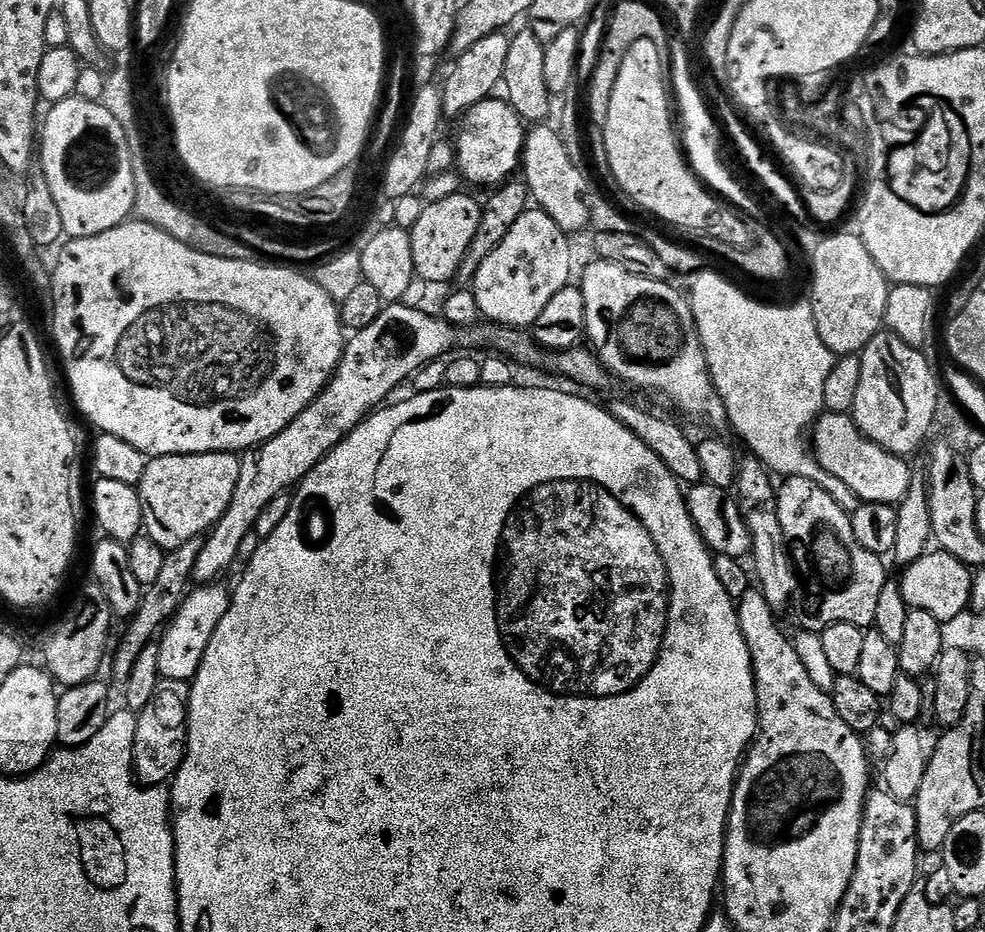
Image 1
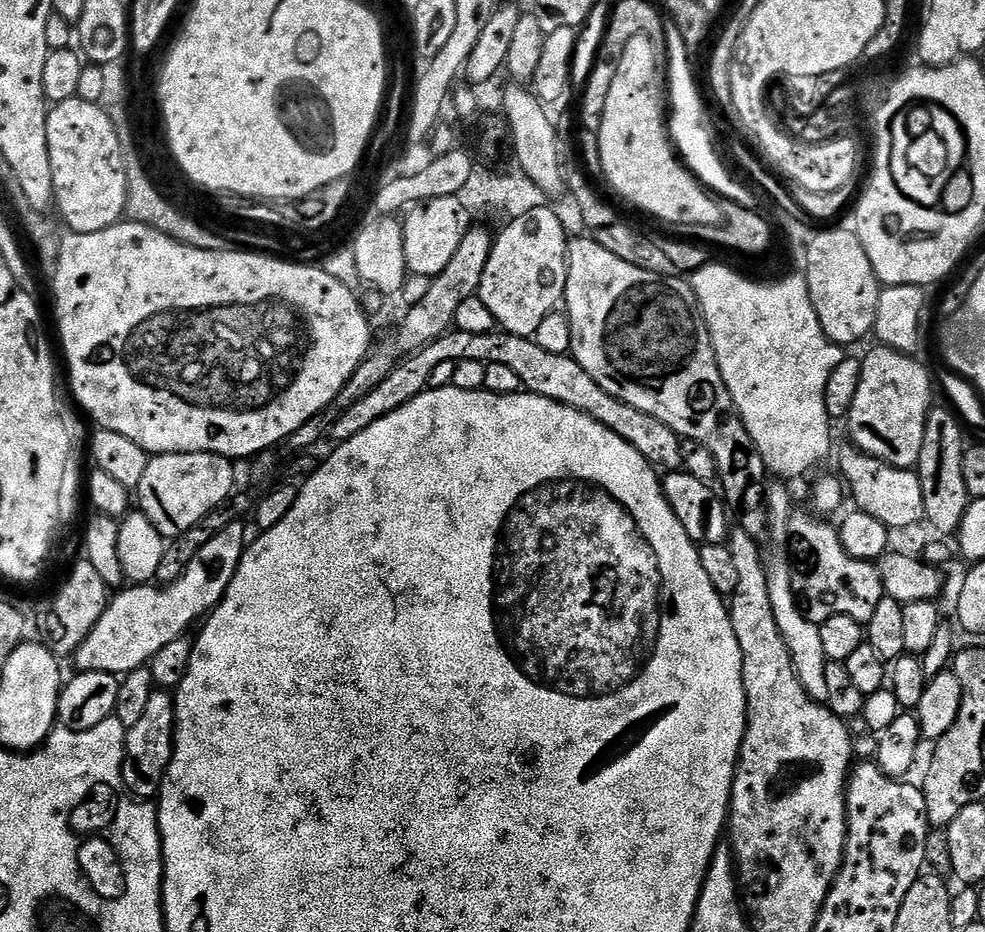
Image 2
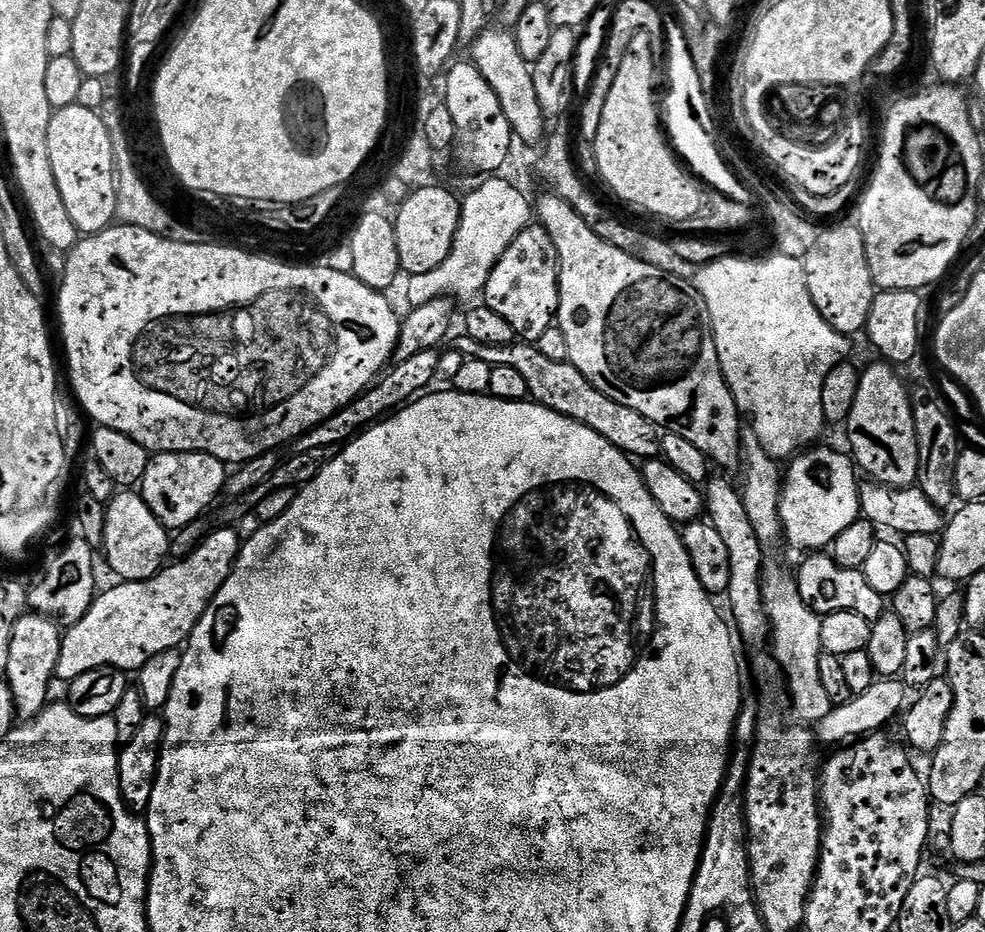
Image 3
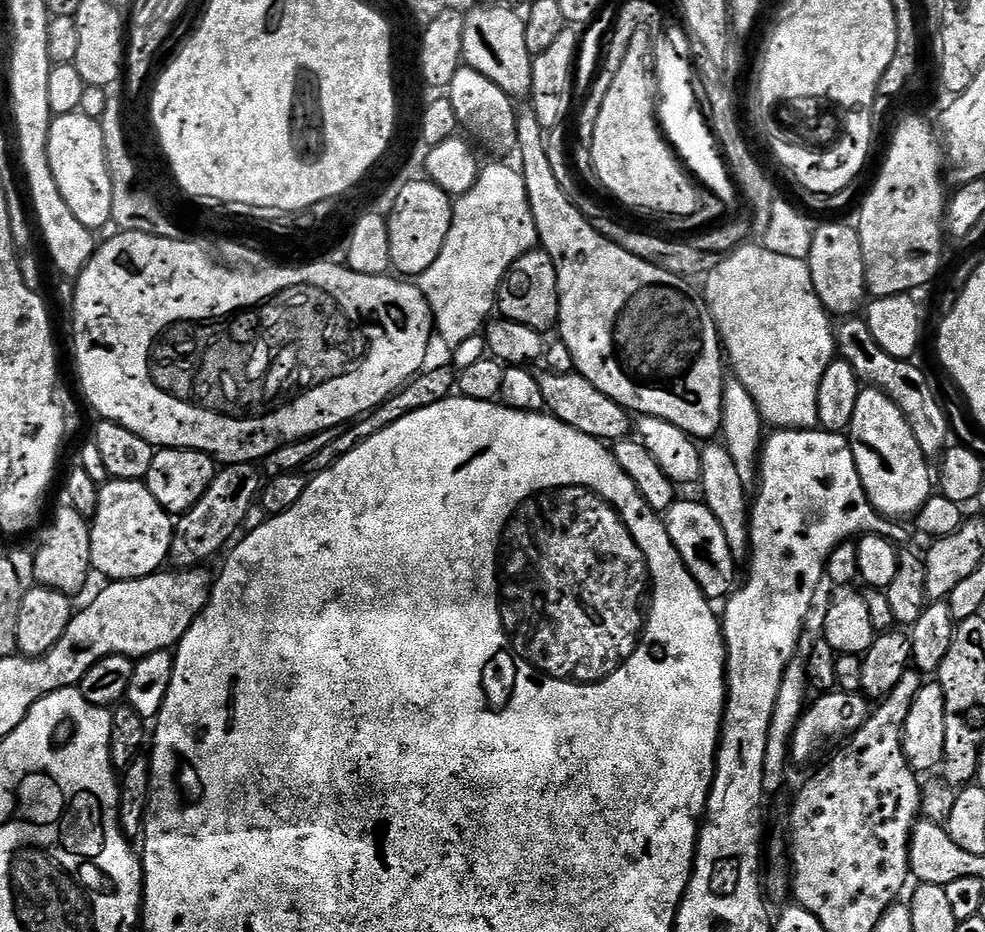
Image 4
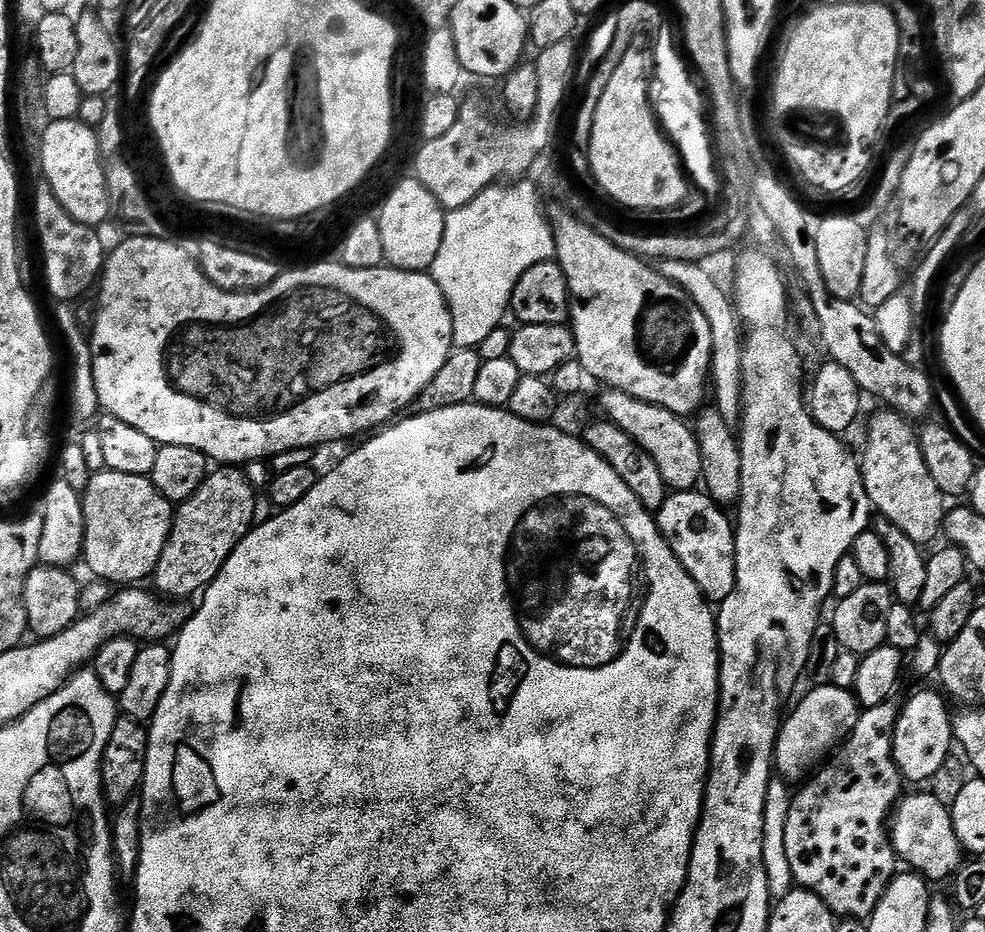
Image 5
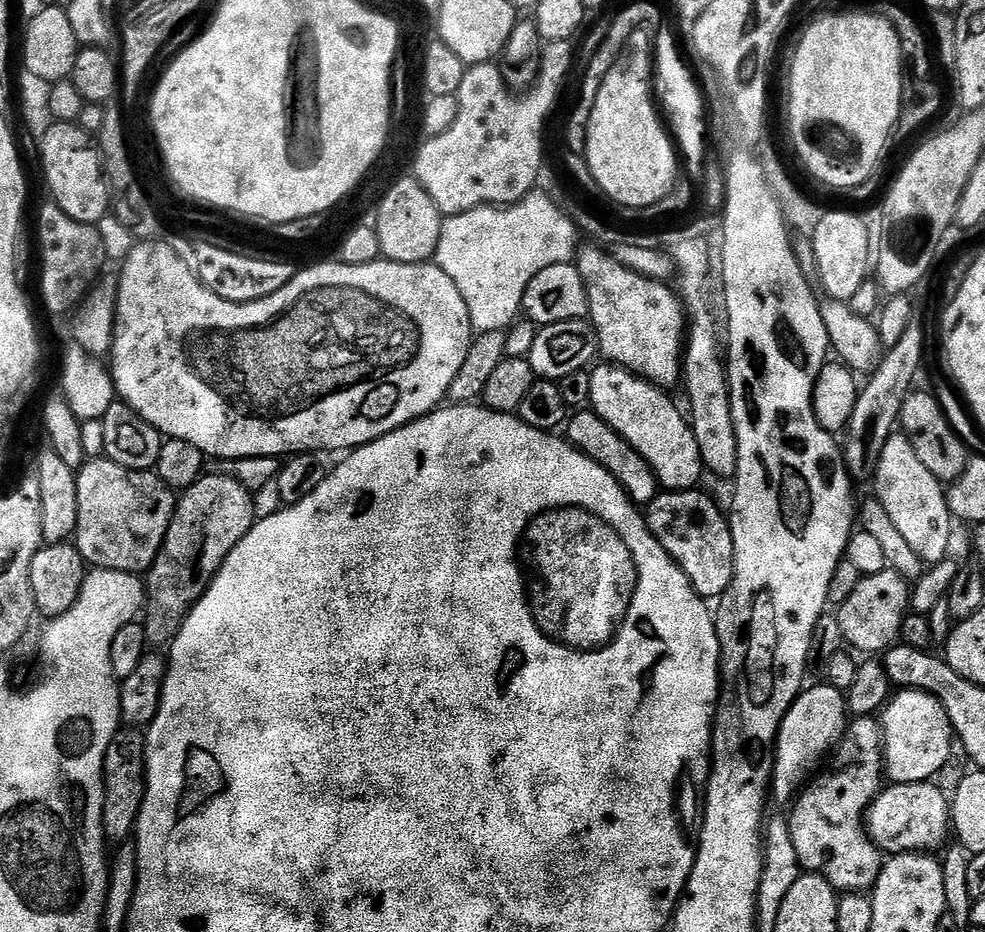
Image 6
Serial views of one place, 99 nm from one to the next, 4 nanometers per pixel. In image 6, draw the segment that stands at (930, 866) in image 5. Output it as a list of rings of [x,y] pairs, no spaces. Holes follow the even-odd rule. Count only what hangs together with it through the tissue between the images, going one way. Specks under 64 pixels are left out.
[[[935,782],[889,783],[866,809],[866,835],[881,853],[900,856],[904,852],[931,853],[944,840],[950,800]]]

